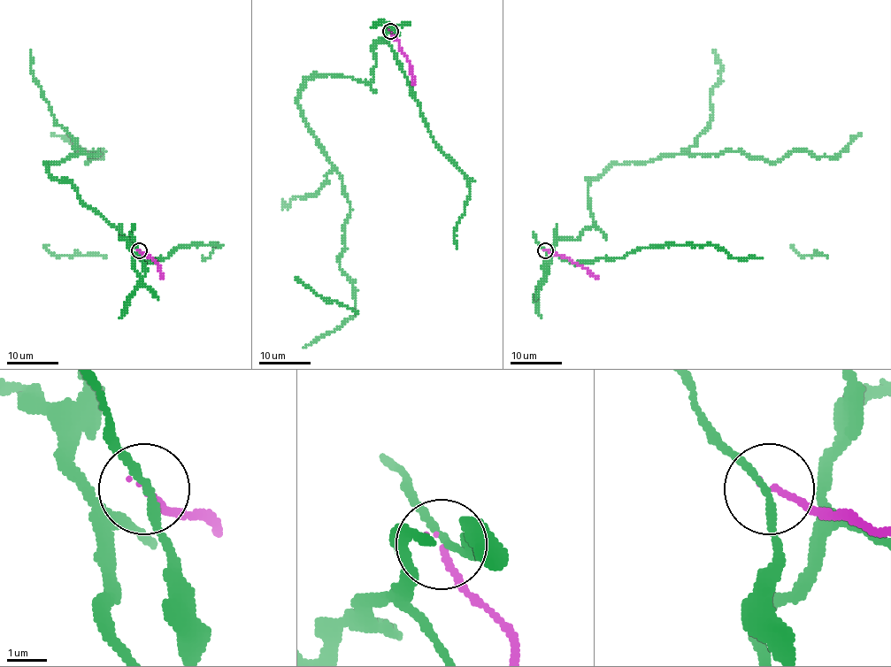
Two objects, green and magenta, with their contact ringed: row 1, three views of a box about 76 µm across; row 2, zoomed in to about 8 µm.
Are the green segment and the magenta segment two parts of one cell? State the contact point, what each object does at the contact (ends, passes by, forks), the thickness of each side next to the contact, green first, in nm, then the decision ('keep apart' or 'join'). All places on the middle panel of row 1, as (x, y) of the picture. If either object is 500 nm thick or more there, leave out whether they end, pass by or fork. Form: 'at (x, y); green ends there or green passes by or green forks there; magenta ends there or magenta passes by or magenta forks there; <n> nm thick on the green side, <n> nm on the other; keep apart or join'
at (390, 31); green passes by; magenta ends there; 170 nm thick on the green side, 130 nm on the other; keep apart

